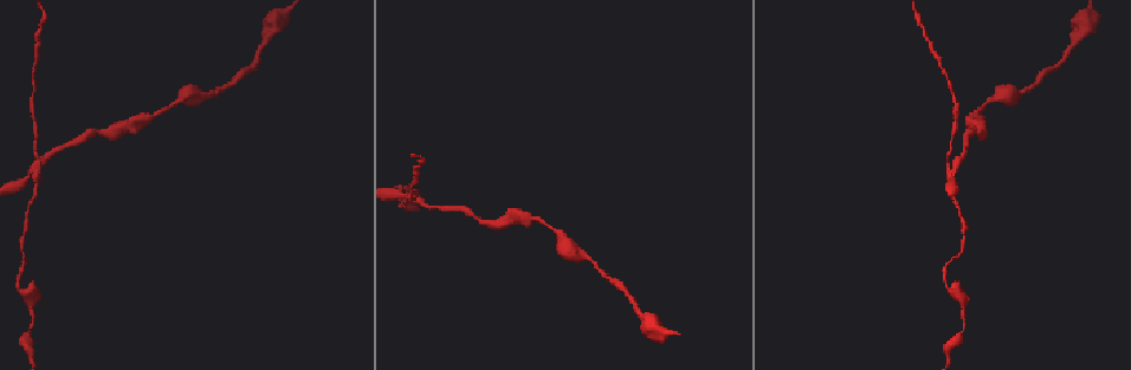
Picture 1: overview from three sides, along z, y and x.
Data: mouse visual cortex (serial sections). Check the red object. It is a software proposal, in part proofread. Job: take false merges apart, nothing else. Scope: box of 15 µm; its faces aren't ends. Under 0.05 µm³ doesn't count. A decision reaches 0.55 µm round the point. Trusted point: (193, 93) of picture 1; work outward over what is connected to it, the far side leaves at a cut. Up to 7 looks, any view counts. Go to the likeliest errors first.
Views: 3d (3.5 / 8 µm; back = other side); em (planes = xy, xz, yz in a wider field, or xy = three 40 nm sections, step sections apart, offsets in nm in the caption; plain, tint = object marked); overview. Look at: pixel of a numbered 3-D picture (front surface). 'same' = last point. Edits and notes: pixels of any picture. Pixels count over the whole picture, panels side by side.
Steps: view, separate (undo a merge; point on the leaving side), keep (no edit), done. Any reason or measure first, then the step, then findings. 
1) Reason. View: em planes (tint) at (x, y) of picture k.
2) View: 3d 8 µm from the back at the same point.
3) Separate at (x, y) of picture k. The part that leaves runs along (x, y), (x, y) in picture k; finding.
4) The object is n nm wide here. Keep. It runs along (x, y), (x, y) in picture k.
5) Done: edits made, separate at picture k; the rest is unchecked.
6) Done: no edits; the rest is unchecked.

Calibre changes. View: 3d 3.5 µm at (559, 232) of picture 1.

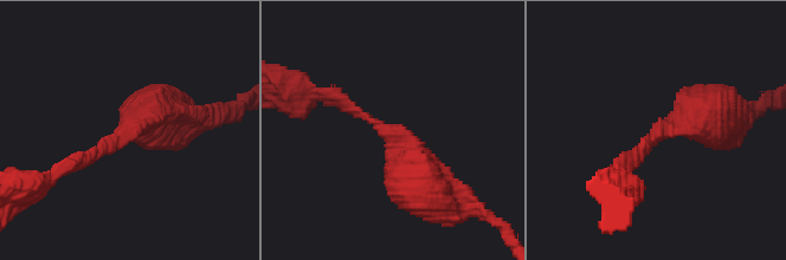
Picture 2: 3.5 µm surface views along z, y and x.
The arms are 200, 600 nm wide; now the EM. View: em xy step 5 (tint) at (658, 134) of picture 2.

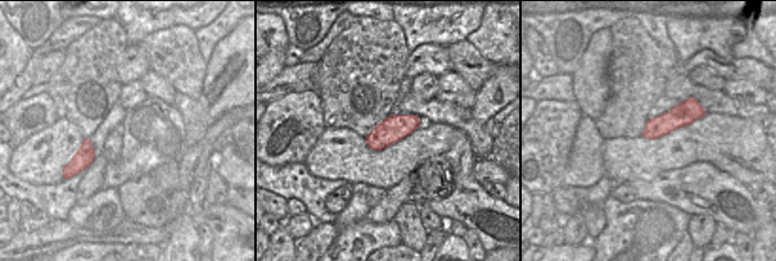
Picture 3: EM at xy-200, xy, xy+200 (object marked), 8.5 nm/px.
Keep. It runs along (424, 195), (399, 140), (333, 95) in picture 2; all the same cell.

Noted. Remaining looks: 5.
Abrupt turn. View: 3d 3.5 µm from the back at (956, 170) of picture 1.

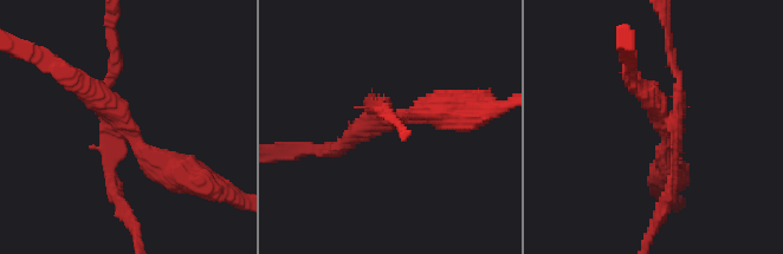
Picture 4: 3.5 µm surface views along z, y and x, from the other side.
4 arms meet here; the arms are 150, 150, 200, 250 nm wide; now the EM. View: em xy step 5 (tint) at (378, 122) of picture 4.

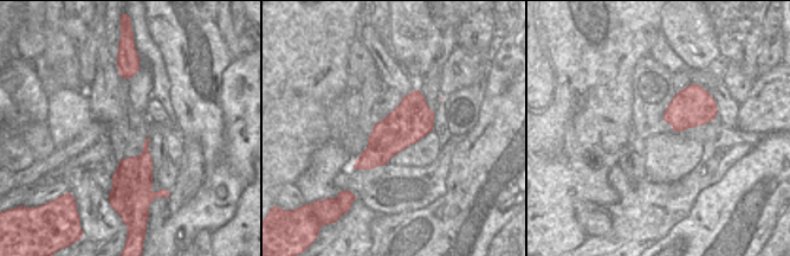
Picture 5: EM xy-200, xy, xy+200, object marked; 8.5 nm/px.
Separate at (111, 70) of picture 4. The part that leaves runs along (114, 122), (110, 173), (129, 223) in picture 4; a second cell is stuck on.

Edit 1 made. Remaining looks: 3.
Sudden change in width. View: 3d 3.5 µm at (268, 29) of picture 1.

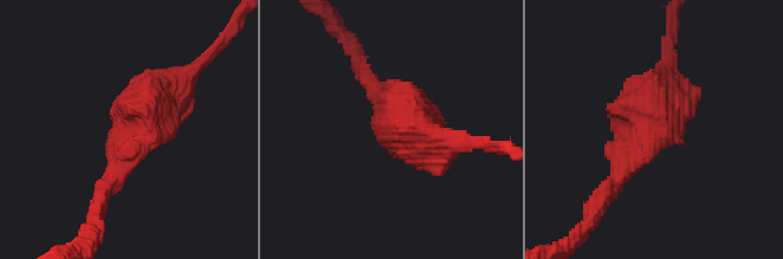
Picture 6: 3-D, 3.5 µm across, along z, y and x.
View: em xy step 3 (tint) at (658, 126) of picture 6.

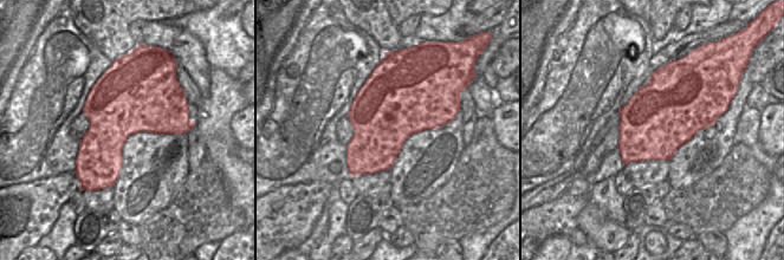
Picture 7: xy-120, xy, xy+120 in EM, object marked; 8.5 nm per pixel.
Keep. It runs along (105, 188), (124, 133), (193, 71) in picture 6; one cell here.

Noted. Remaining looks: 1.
Done: edits made, separate at picture 4; the rest is unchecked.

